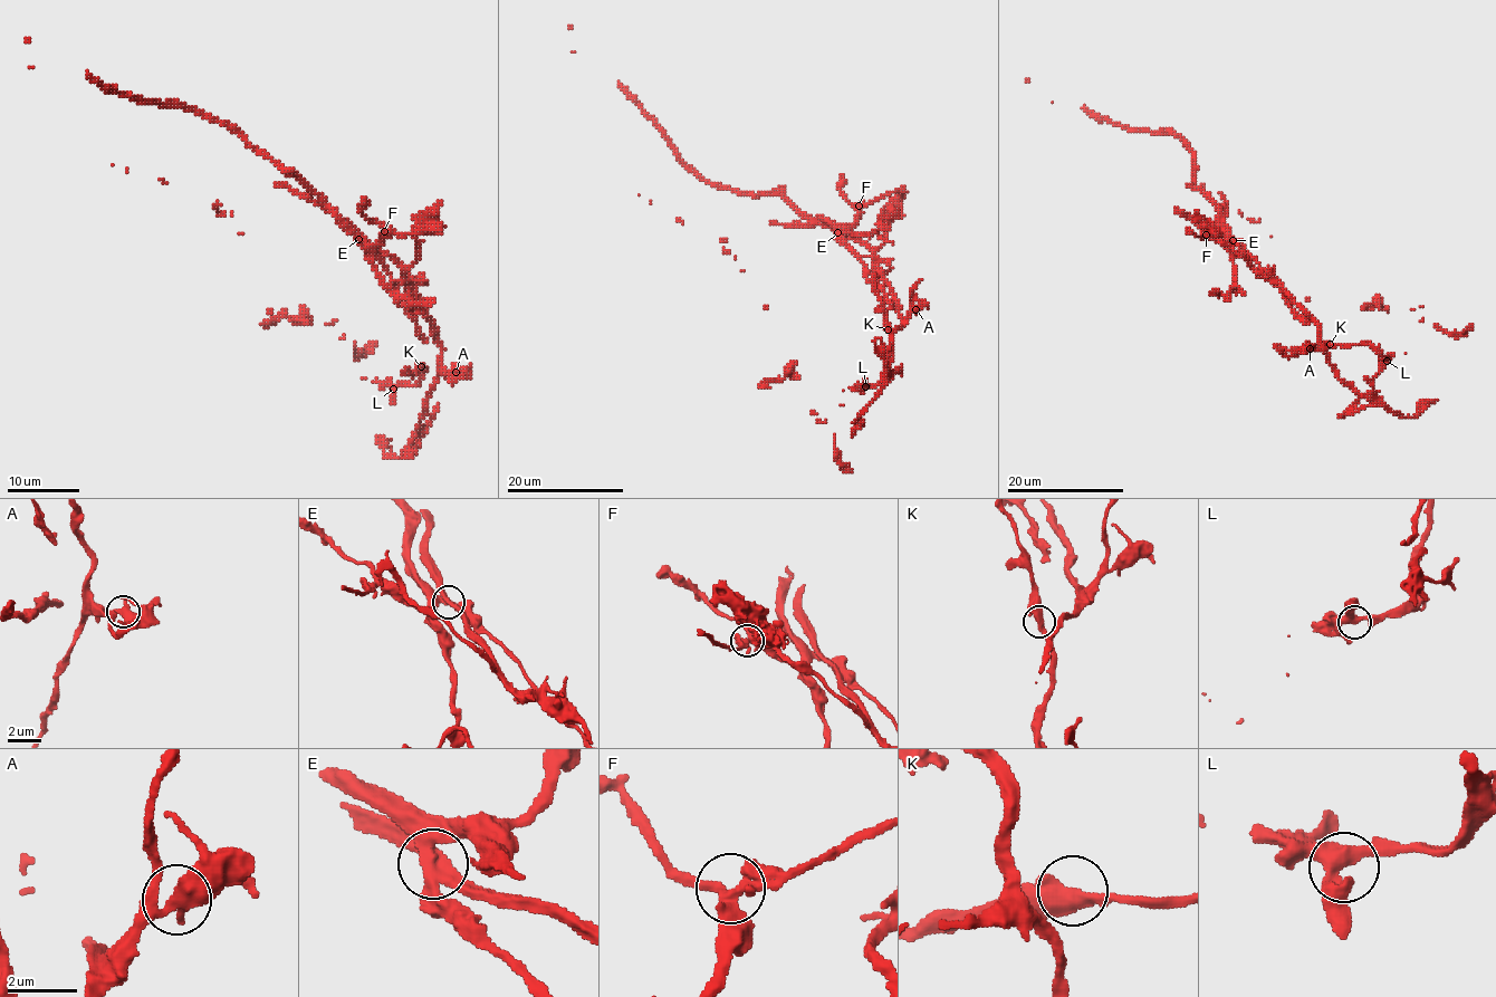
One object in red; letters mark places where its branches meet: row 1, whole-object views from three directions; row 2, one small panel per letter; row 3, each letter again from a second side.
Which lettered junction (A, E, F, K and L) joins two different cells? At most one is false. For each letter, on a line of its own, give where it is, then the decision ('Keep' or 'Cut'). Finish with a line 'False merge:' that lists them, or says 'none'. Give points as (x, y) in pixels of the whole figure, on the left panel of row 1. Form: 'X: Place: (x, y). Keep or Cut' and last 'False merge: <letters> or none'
A: Place: (456, 372). Keep
E: Place: (358, 239). Cut
F: Place: (384, 231). Keep
K: Place: (421, 366). Keep
L: Place: (393, 389). Keep
False merge: E

